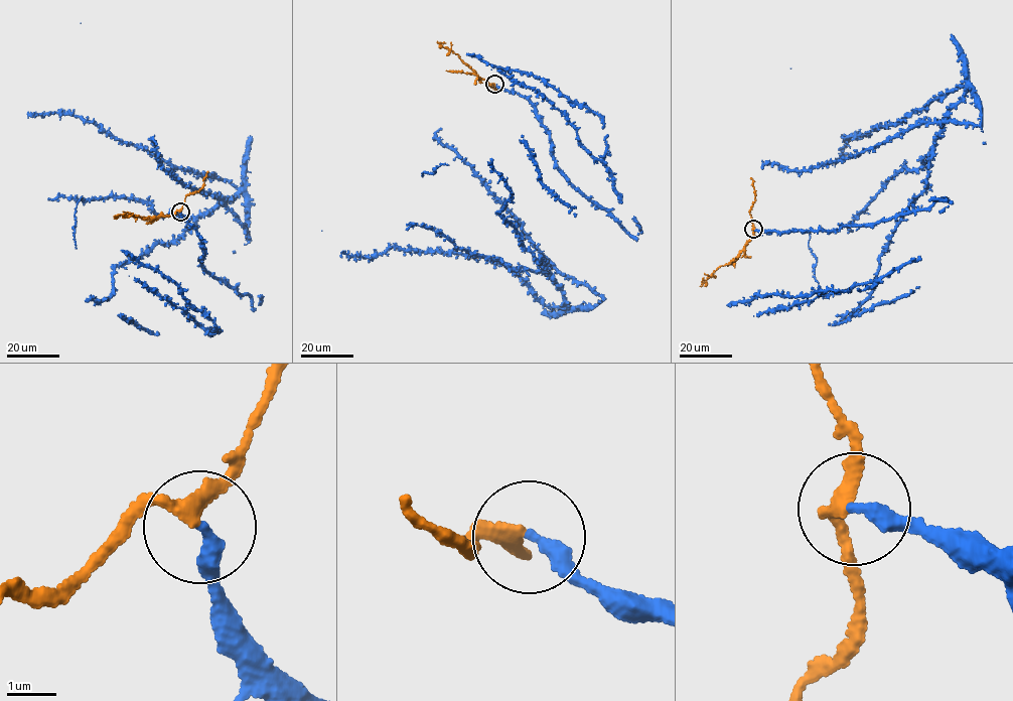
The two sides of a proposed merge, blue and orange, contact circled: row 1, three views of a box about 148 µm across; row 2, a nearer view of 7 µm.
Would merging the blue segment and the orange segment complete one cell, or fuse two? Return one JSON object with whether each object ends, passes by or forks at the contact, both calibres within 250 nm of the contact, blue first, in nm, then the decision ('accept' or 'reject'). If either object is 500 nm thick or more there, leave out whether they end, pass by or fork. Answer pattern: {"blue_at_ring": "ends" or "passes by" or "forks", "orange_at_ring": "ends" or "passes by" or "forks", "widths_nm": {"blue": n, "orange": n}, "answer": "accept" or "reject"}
{"blue_at_ring": "ends", "orange_at_ring": "passes by", "widths_nm": {"blue": 300, "orange": 260}, "answer": "reject"}

